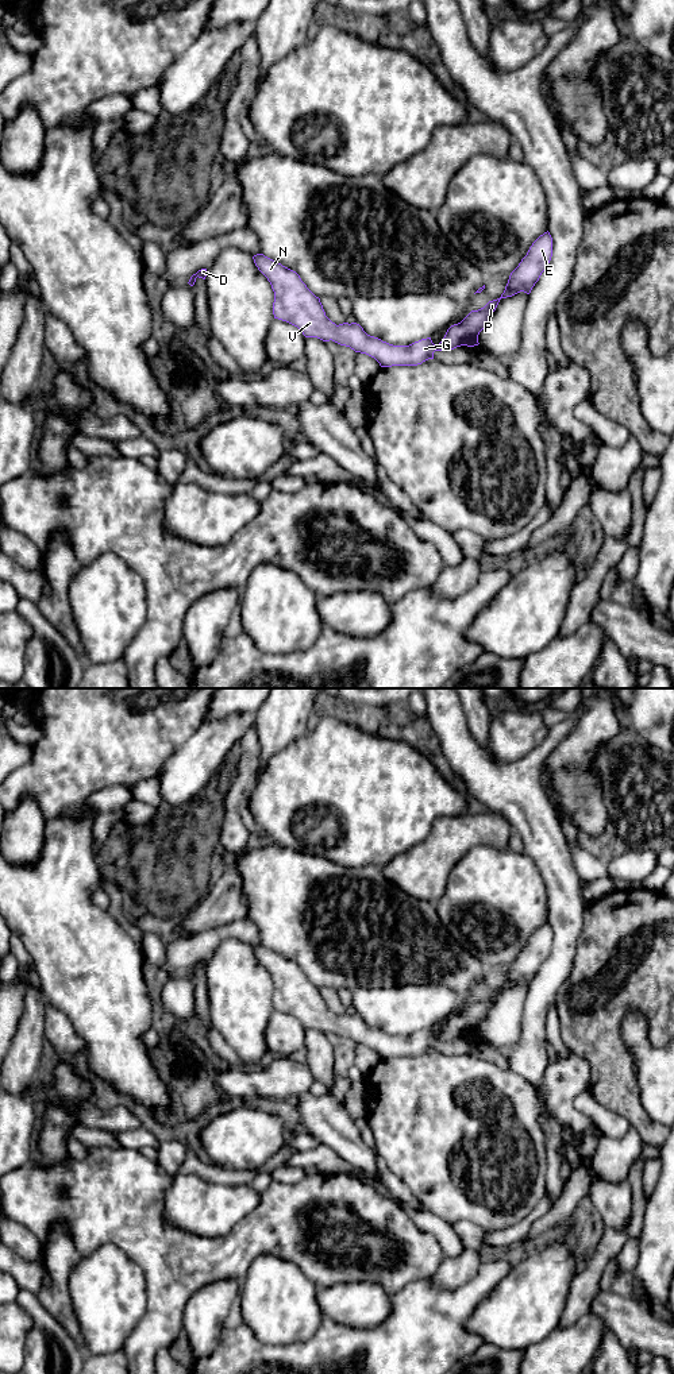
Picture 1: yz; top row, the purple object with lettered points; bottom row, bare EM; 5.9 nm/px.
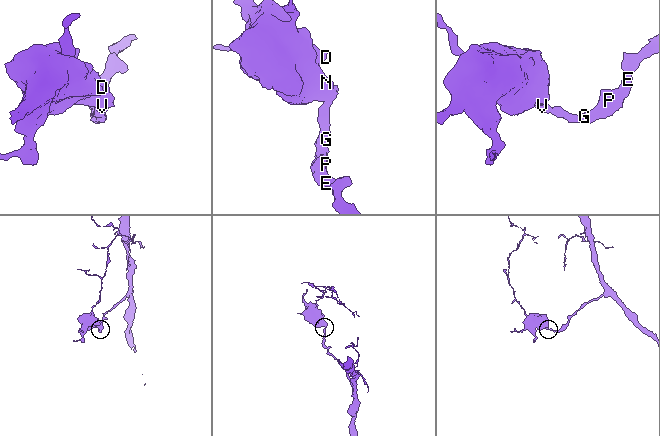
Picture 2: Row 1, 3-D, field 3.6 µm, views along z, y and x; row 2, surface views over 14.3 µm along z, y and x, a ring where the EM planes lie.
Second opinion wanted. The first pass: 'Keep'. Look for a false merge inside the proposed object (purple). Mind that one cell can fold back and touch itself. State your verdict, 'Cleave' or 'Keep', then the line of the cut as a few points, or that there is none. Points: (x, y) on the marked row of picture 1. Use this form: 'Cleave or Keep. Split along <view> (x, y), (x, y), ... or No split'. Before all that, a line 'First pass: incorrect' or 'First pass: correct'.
First pass: correct
Keep. No split

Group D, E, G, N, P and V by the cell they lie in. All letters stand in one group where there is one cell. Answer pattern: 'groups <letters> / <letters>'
groups D E G N P V

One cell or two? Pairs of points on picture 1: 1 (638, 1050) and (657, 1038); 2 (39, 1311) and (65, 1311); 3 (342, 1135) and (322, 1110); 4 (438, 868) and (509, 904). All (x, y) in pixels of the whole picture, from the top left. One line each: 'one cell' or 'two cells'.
1: two cells
2: two cells
3: one cell
4: two cells

